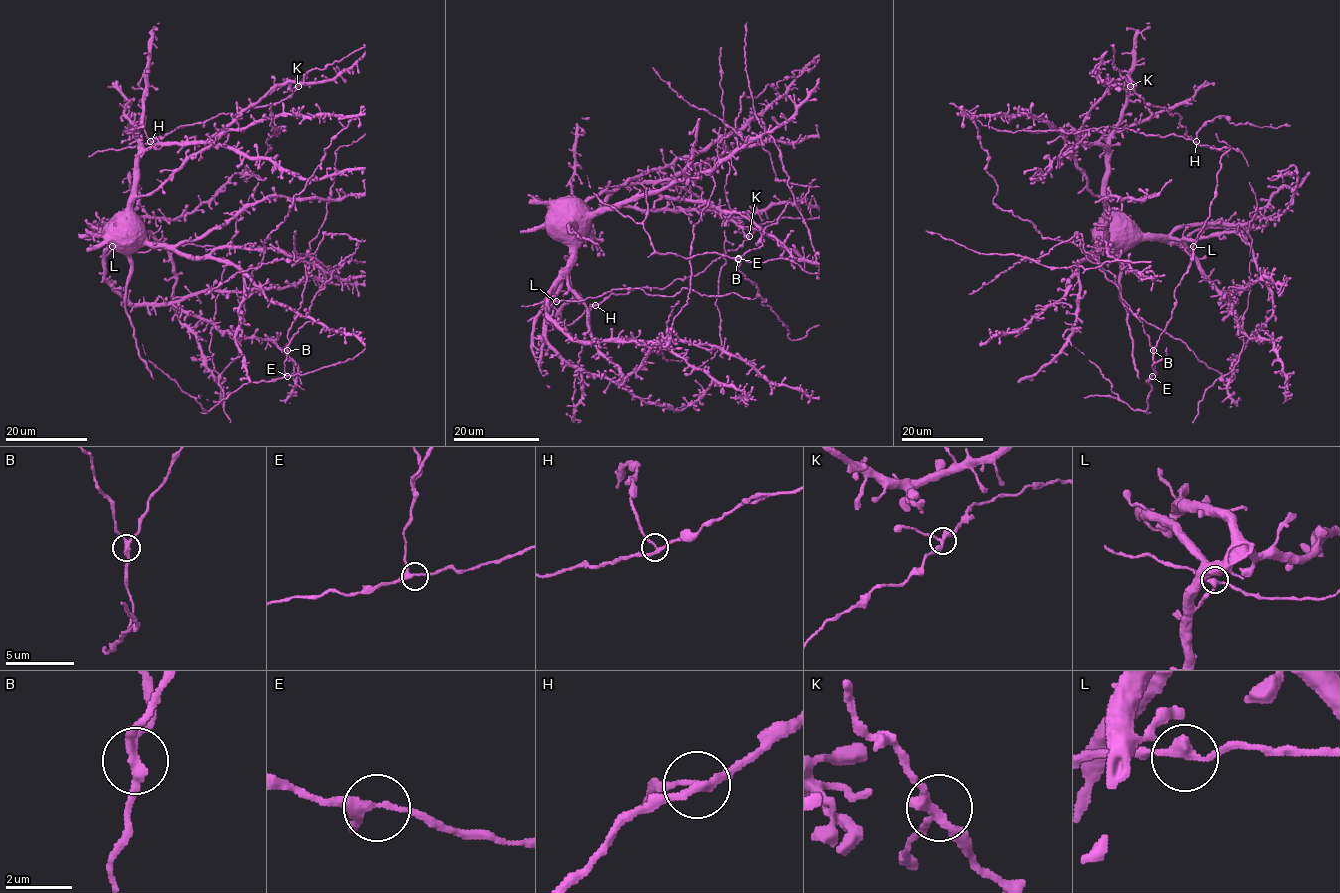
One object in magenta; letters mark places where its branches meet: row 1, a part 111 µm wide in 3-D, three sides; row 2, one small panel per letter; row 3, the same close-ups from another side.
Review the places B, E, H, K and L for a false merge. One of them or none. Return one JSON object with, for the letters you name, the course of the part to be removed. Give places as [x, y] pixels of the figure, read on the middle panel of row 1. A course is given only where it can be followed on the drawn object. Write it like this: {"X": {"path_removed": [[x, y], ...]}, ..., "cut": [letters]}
{"B": {"path_removed": [[738, 260], [759, 248], [764, 228], [812, 187], [777, 178], [758, 141], [686, 102], [652, 67]]}, "cut": ["B"]}

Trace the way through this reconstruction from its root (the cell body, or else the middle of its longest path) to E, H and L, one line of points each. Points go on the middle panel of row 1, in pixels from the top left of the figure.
E: (560, 202), (570, 261), (549, 295), (558, 301), (685, 287), (753, 299), (738, 258)
H: (560, 202), (577, 208), (659, 169), (656, 181), (686, 188), (736, 218), (748, 236), (696, 276), (595, 305)
L: (560, 202), (559, 228), (570, 245), (570, 261), (569, 270), (550, 292), (549, 297), (556, 296), (556, 301)

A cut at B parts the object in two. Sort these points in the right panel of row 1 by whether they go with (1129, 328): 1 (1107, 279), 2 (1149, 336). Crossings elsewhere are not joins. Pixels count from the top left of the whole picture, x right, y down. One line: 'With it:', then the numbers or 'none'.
With it: none

